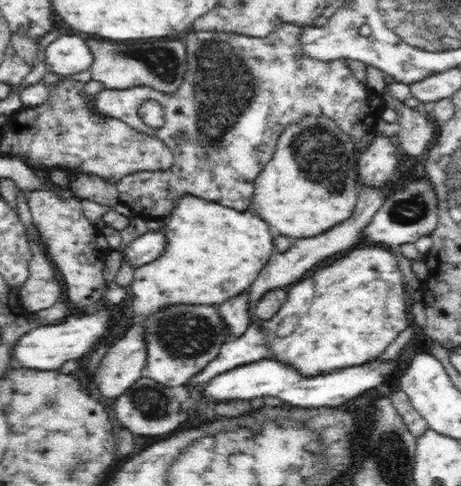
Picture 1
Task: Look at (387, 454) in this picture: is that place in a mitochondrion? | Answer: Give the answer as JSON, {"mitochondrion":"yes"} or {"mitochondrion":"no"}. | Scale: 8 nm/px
{"mitochondrion":"yes"}

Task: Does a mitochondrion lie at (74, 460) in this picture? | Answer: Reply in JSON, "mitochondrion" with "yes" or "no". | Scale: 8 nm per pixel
{"mitochondrion":"yes"}

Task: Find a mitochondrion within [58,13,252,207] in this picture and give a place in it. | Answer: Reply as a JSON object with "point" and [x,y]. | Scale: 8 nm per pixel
{"point":[165,60]}

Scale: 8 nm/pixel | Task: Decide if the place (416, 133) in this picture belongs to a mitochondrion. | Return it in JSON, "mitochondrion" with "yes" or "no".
{"mitochondrion":"no"}

